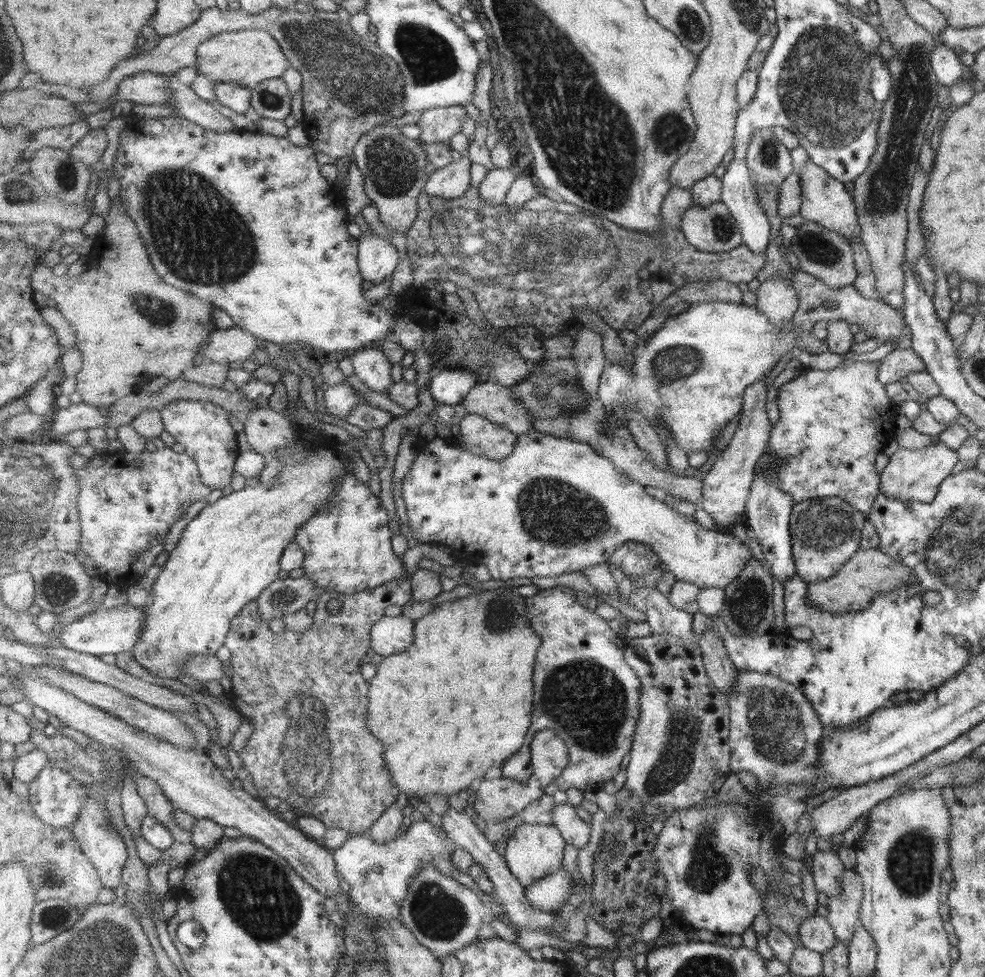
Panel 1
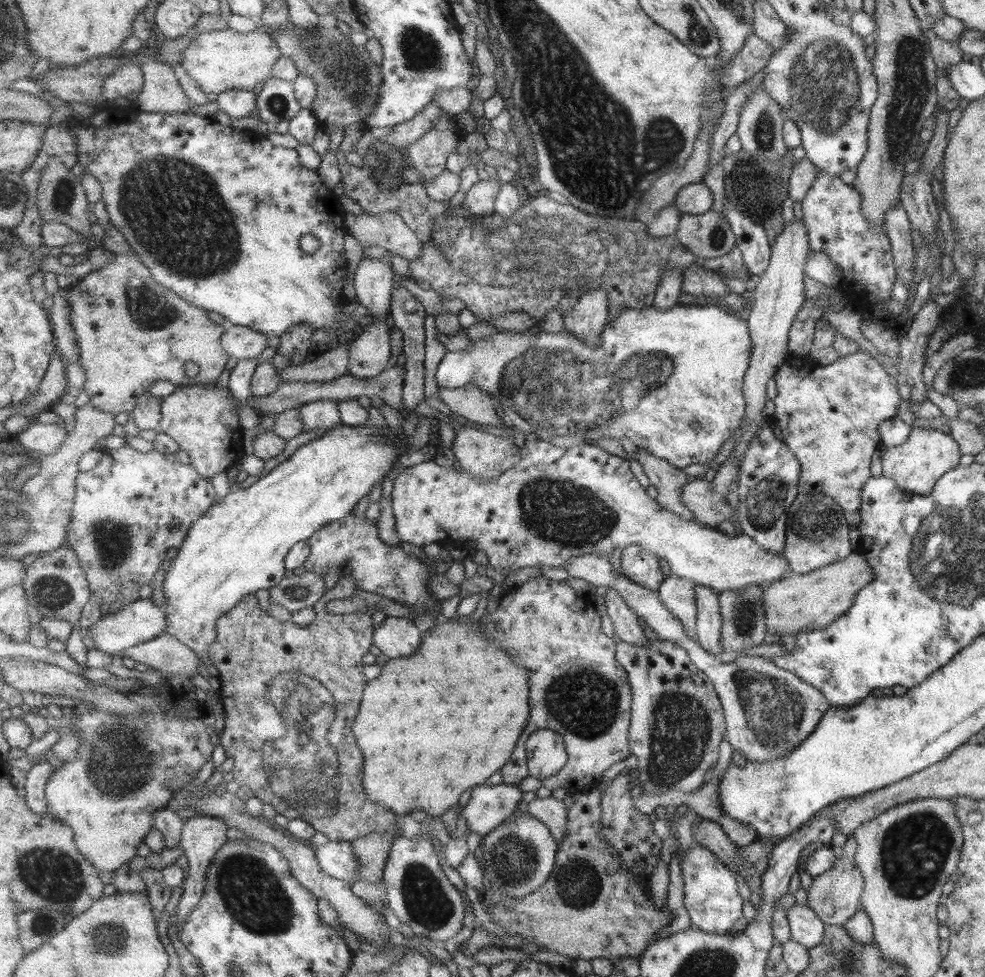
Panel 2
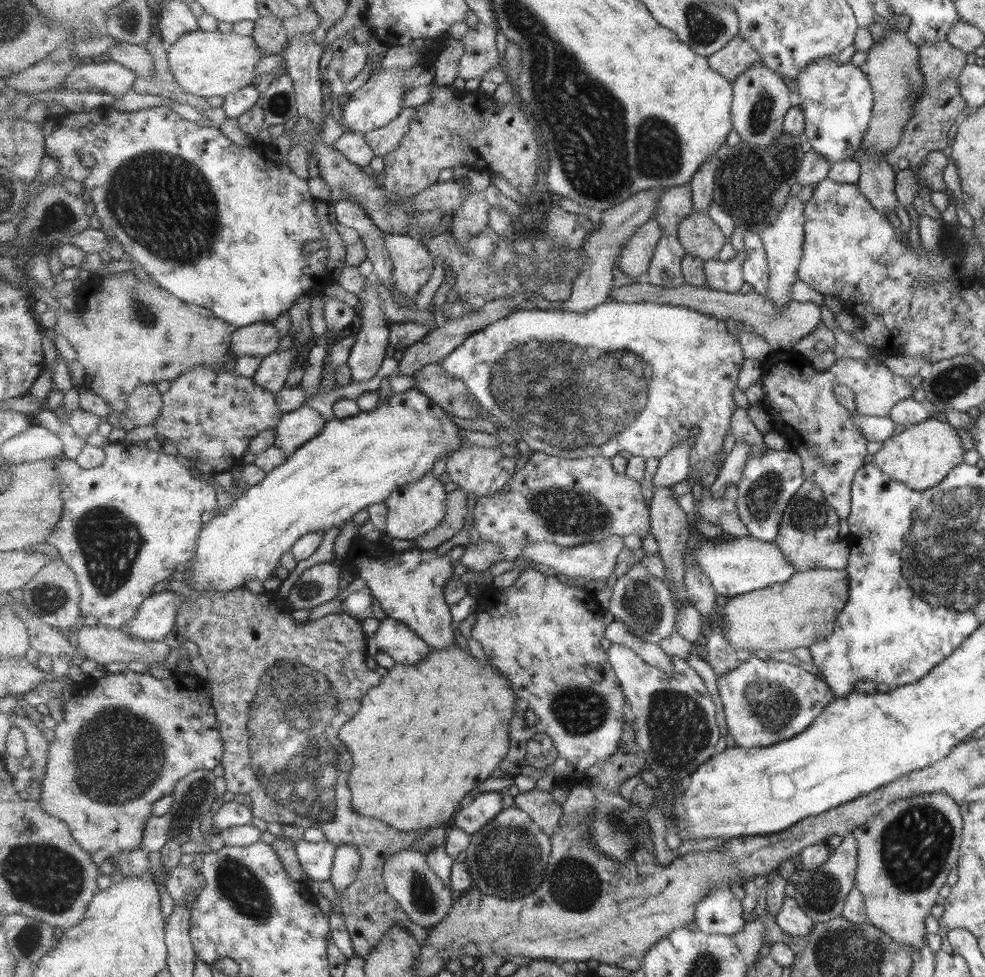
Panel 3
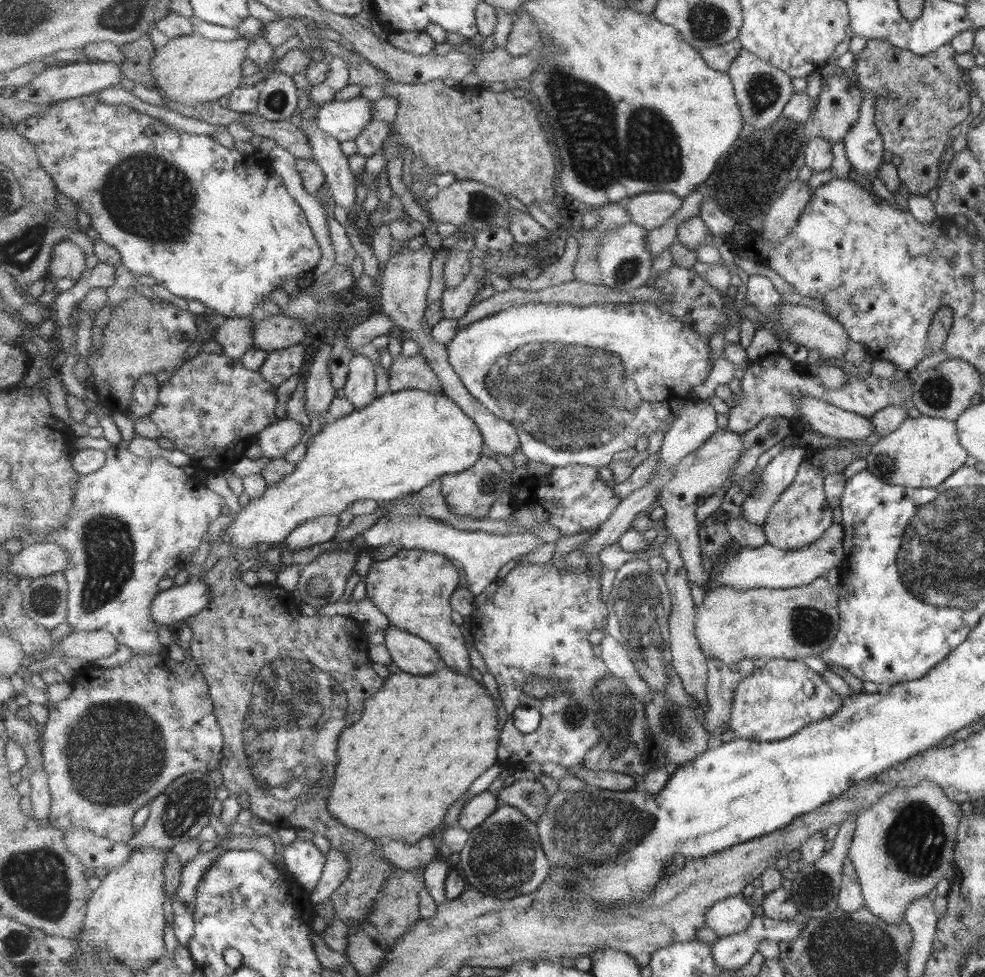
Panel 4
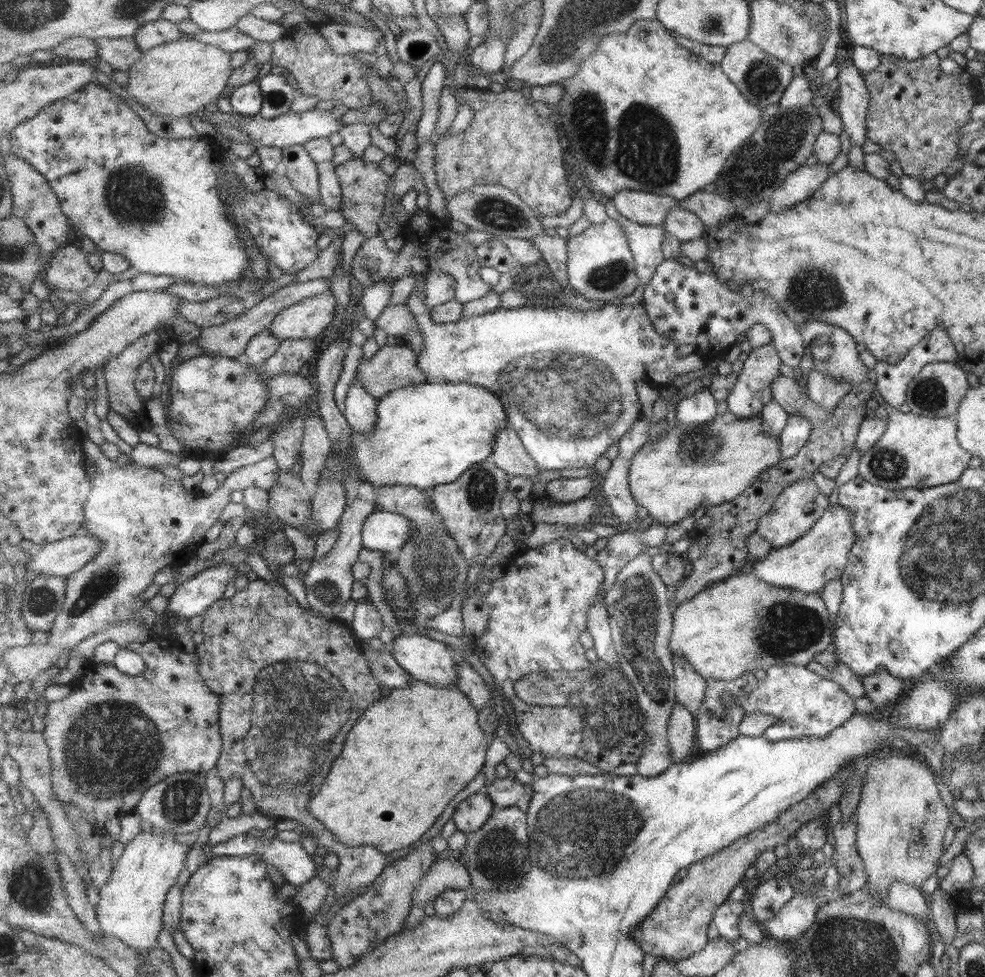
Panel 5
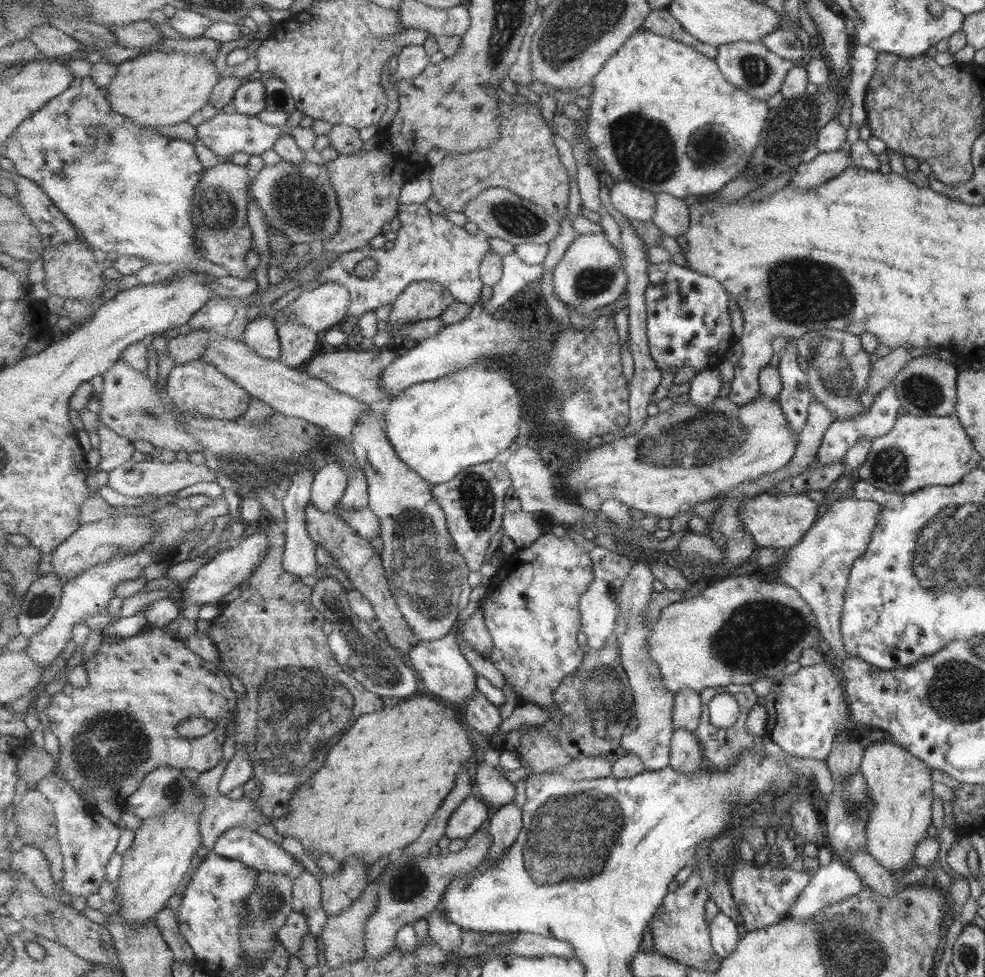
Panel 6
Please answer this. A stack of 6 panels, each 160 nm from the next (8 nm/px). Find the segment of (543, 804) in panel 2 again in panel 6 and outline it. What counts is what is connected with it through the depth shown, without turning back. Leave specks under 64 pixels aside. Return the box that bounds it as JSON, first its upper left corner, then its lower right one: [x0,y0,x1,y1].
[475,762,517,809]

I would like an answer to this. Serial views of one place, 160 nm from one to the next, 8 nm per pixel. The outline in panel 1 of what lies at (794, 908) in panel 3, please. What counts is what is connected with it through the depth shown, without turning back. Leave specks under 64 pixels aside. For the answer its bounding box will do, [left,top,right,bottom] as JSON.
[798,915,836,954]

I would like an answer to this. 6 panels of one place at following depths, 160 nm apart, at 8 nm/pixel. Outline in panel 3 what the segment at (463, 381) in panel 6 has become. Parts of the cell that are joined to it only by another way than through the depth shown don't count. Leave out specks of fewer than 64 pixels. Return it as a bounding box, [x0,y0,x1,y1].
[187,388,467,592]

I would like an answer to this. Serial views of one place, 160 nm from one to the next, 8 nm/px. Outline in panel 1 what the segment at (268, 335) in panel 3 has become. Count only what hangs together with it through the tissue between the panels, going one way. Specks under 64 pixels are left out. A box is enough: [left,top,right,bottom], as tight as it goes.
[198,326,260,365]

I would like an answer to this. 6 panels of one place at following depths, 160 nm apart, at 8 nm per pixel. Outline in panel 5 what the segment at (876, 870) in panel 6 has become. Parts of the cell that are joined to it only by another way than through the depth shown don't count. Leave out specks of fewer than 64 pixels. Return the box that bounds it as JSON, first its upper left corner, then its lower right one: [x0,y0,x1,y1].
[884,882,929,923]

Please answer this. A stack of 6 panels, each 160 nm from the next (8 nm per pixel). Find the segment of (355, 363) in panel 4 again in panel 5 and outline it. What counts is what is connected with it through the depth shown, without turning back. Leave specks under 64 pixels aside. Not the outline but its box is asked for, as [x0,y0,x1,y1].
[344,373,377,432]

